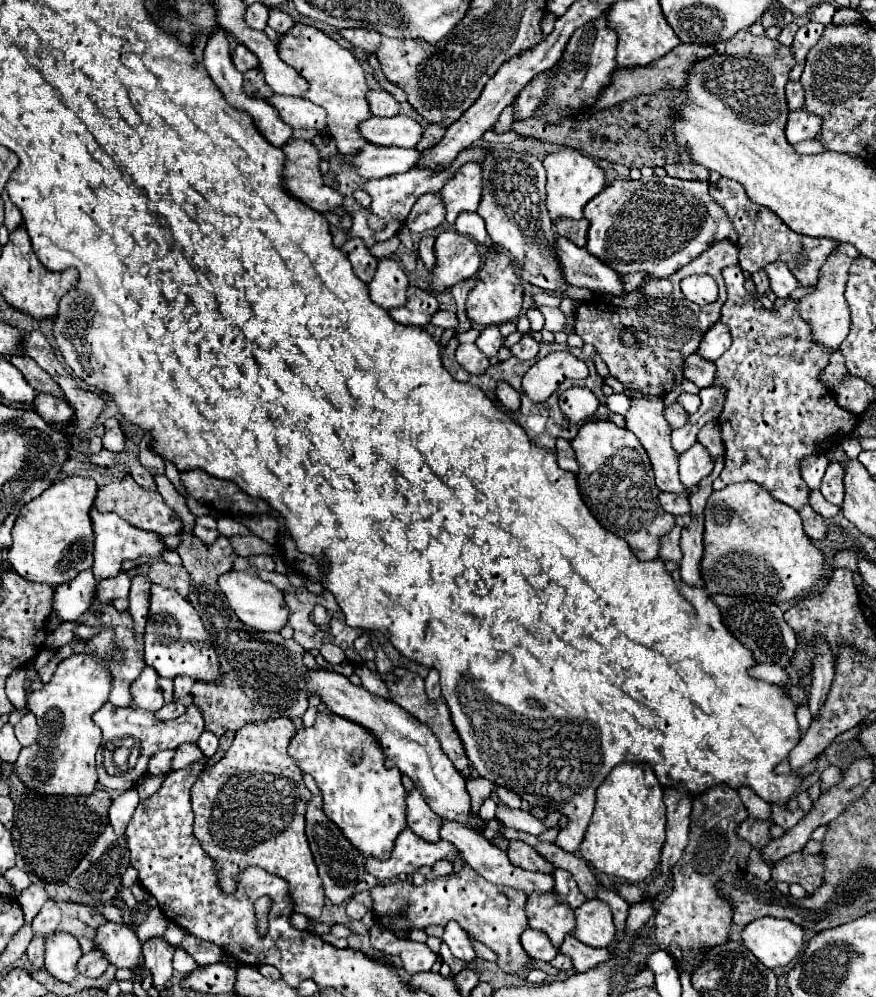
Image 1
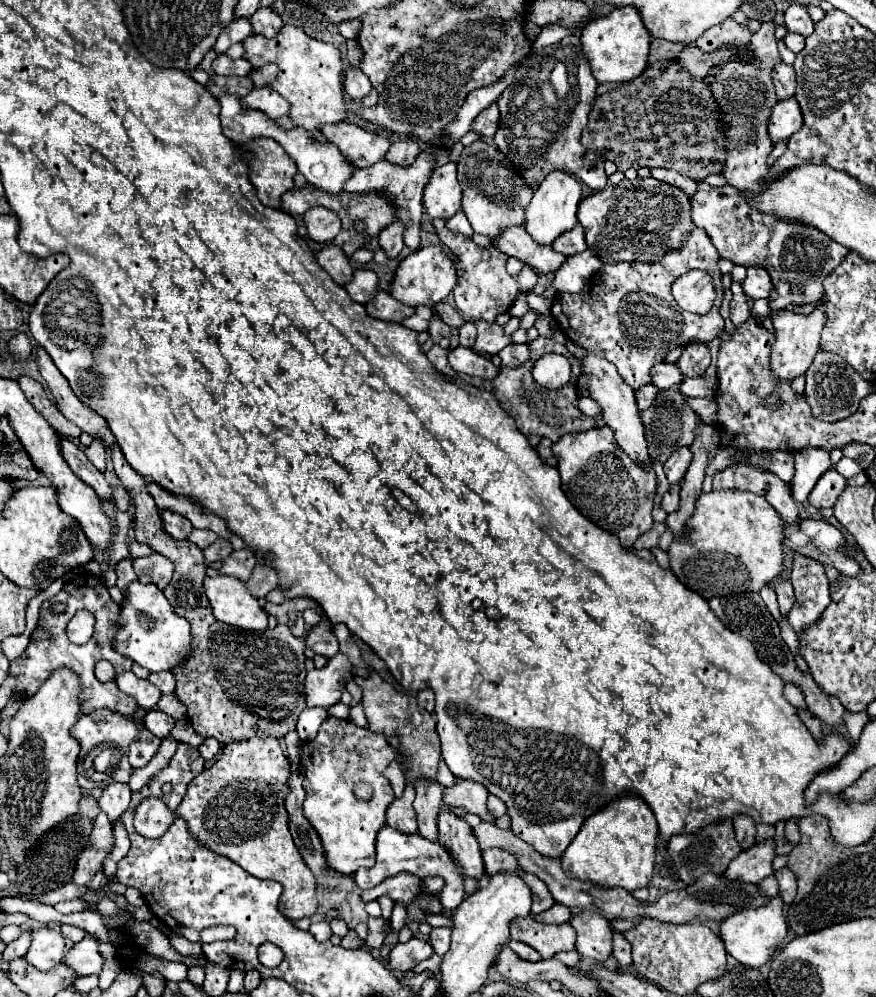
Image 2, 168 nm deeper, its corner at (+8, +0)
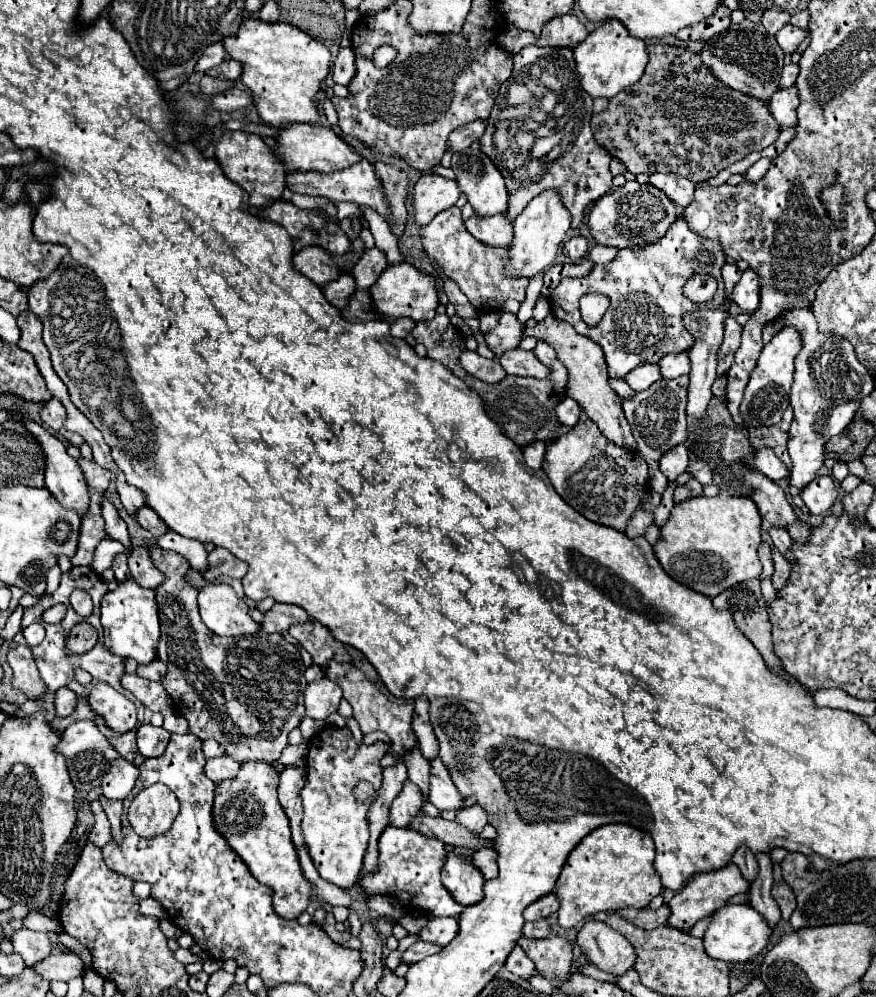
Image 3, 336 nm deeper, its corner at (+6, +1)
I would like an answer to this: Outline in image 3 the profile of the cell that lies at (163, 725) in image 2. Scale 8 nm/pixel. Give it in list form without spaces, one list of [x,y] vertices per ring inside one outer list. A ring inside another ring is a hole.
[[[140,725],[136,731],[136,745],[138,751],[148,759],[148,757],[160,757],[166,749],[166,743],[170,739],[170,733],[162,727],[154,727],[154,725]]]

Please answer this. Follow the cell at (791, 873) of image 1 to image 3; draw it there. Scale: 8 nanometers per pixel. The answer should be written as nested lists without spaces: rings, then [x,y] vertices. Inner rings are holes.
[[[786,883],[774,885],[774,887],[772,887],[772,897],[774,897],[774,901],[780,905],[782,919],[790,919],[792,911],[796,909],[796,897],[794,897],[794,891],[792,891]]]

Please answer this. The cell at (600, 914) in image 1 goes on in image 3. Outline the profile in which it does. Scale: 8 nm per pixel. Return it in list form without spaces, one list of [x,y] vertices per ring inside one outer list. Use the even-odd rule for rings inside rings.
[[[588,921],[580,933],[578,933],[578,943],[582,947],[582,951],[586,951],[586,955],[590,955],[590,963],[596,965],[598,969],[612,973],[612,975],[624,975],[626,971],[630,971],[636,963],[636,951],[634,947],[622,937],[618,935],[618,931],[610,929],[606,923],[602,921]]]

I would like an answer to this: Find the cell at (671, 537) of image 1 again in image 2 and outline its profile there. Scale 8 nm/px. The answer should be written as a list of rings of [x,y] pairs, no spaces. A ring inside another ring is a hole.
[[[656,522],[644,536],[640,536],[640,538],[636,540],[634,548],[636,548],[636,550],[652,550],[654,546],[658,546],[658,540],[660,540],[660,536],[664,534],[664,530],[666,530],[666,526]]]

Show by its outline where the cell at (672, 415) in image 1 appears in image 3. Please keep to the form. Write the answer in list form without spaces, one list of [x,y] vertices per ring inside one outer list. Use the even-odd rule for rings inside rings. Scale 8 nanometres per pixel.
[[[608,379],[608,385],[610,385],[610,389],[612,389],[618,397],[622,397],[622,399],[630,399],[630,395],[636,393],[634,389],[630,389],[630,385],[628,385],[624,379]]]

